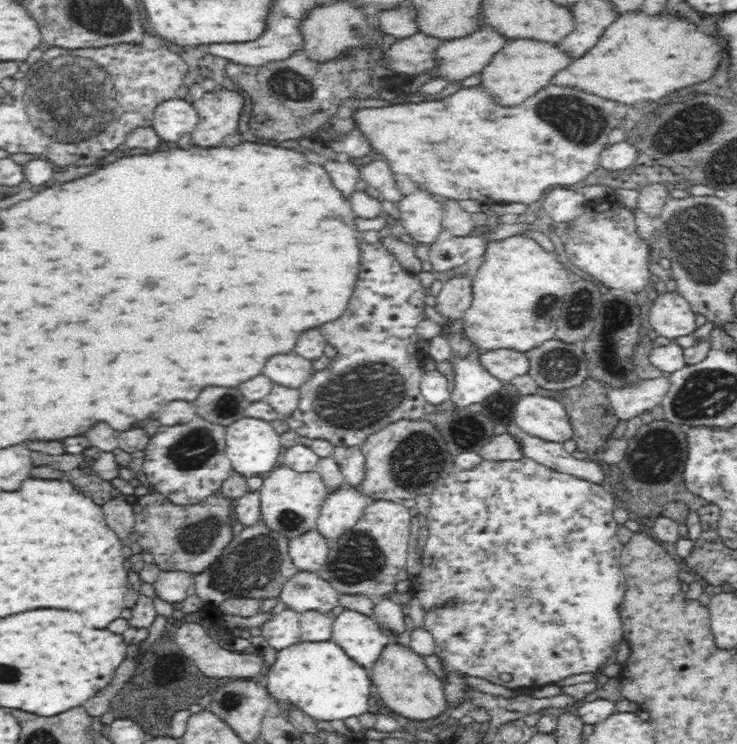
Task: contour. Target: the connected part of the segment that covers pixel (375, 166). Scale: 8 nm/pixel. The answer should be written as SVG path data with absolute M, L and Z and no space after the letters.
M382 158L375 161L366 161L359 167L359 177L364 186L376 188L378 190L379 200L388 200L388 202L397 203L403 199L399 188L398 178L390 170L389 164Z

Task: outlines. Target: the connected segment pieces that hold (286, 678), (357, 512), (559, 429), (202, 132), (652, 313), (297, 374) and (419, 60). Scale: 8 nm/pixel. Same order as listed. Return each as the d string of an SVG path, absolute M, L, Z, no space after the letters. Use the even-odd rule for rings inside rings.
M302 640L277 652L274 664L267 666L266 688L274 700L274 710L296 705L314 720L344 721L368 712L372 679L369 671L335 642Z
M347 483L331 491L322 505L317 520L318 531L334 542L362 518L364 508L367 506L365 499L365 495Z
M539 394L518 398L510 422L526 435L550 443L568 442L575 434L568 411L561 401Z
M220 86L192 105L199 116L198 126L191 132L192 141L200 148L216 148L237 131L244 98L231 86Z
M676 291L659 294L649 308L648 318L658 336L672 341L698 330L696 314L689 302Z
M278 354L272 356L262 374L266 374L273 383L278 383L287 387L298 388L304 384L309 376L316 370L308 359L294 354Z
M419 32L414 33L412 36L400 39L395 44L390 46L382 54L382 64L396 74L415 75L428 72L434 65L433 50L442 43L442 40L431 39L429 36L424 36Z

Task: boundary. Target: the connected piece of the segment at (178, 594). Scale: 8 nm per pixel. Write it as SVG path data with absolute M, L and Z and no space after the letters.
M161 571L152 588L167 603L184 602L186 598L196 594L193 575L179 571Z

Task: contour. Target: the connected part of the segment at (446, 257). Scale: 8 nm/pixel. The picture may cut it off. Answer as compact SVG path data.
M443 228L438 238L428 244L428 259L433 271L444 272L468 262L470 258L482 256L486 250L484 242L488 234L487 231L479 236L458 238Z

